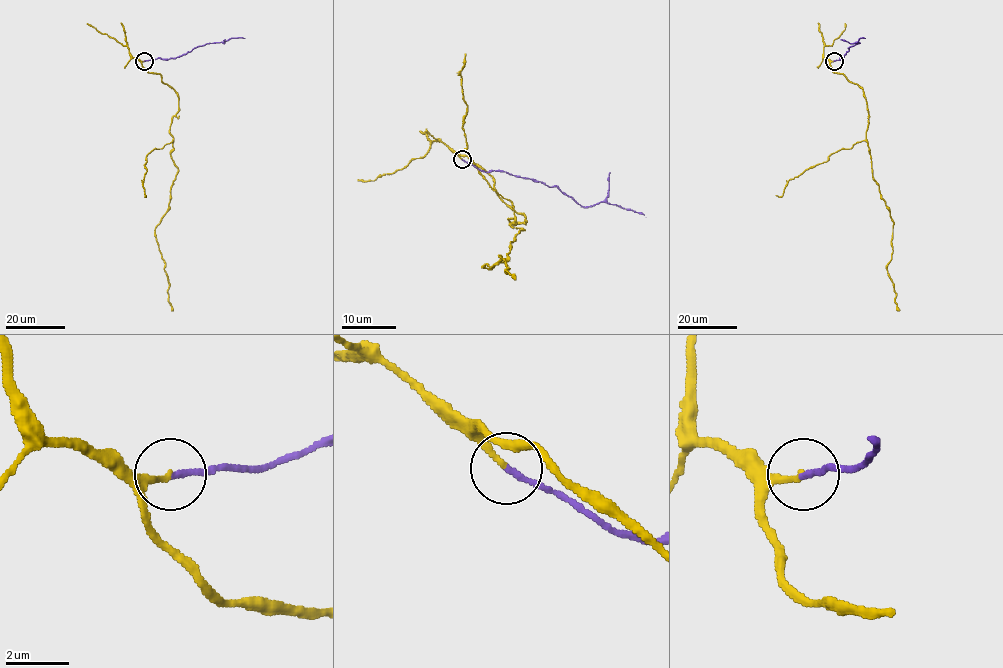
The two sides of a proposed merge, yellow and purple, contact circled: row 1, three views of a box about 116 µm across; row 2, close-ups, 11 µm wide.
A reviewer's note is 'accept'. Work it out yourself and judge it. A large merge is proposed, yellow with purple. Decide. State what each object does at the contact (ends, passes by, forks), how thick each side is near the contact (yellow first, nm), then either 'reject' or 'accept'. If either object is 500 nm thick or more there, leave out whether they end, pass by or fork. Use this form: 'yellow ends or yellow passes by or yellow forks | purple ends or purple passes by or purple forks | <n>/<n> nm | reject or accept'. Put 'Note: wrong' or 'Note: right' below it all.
yellow ends | purple ends | 180/180 nm | accept
Note: right

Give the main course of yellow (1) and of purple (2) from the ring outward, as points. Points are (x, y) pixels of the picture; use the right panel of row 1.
1: (833, 61), (831, 70), (856, 83), (864, 97), (872, 174), (893, 222), (893, 252), (887, 270), (899, 310)
2: (833, 61), (840, 59), (849, 47), (859, 43), (860, 38), (865, 38)

